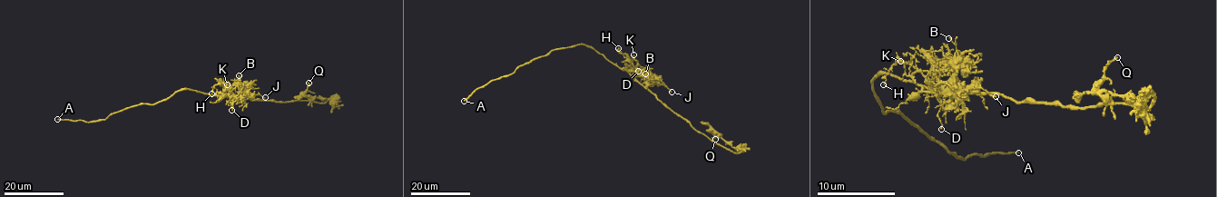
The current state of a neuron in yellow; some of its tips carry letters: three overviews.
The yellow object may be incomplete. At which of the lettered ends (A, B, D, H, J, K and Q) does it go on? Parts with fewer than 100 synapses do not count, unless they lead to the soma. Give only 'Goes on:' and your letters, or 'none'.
Goes on: A

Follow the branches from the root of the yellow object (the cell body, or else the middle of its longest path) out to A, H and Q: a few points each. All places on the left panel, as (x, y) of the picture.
A: (219, 95), (182, 89), (152, 104), (132, 106), (112, 113), (104, 119), (57, 119)
H: (219, 95), (226, 90), (222, 84), (216, 84), (211, 93)
Q: (219, 95), (319, 103), (332, 97), (307, 97), (304, 92), (309, 83)

